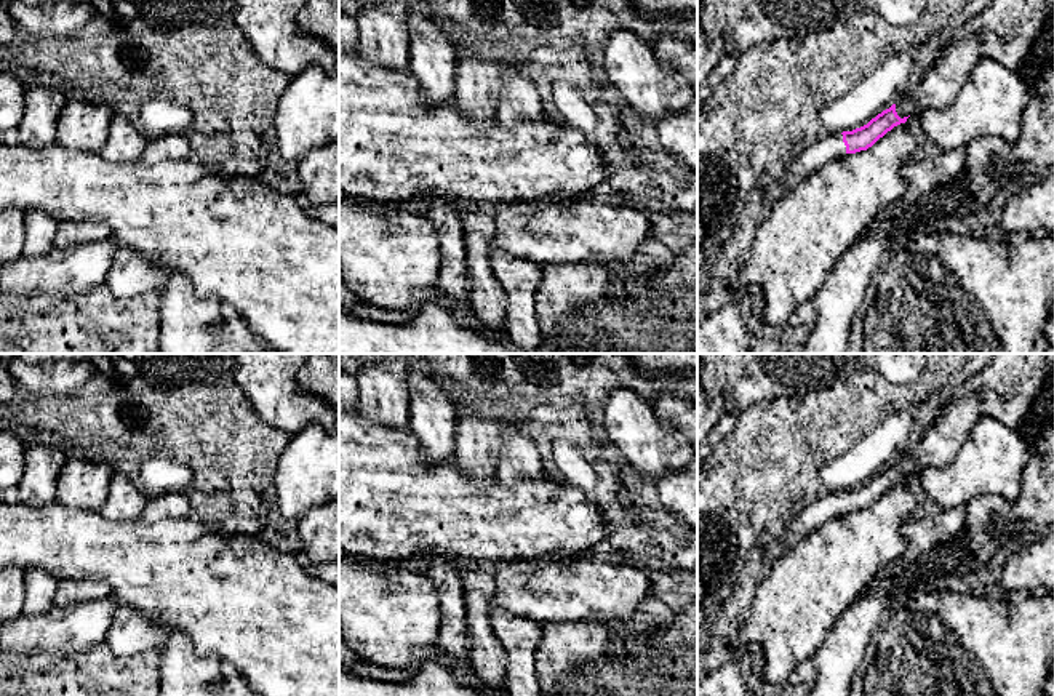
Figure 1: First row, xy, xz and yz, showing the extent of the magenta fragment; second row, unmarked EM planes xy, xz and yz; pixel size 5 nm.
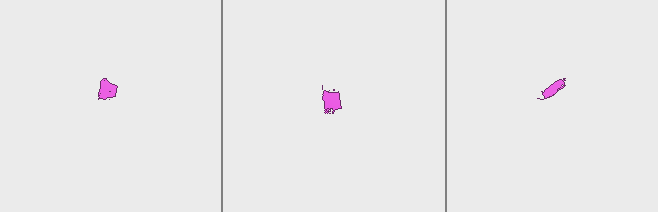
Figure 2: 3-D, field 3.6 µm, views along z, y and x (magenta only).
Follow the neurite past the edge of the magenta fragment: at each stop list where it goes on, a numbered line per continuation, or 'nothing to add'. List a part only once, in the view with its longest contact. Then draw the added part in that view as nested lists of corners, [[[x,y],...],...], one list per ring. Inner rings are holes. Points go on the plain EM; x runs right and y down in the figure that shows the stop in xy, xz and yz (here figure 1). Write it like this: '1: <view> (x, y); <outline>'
1: yz (939, 445); [[[979,394],[966,395],[952,405],[920,442],[897,458],[897,474],[904,477],[924,467],[947,467],[969,437],[976,421],[982,416],[980,406]]]
2: yz (829, 506); [[[830,491],[803,507],[785,530],[781,541],[765,544],[761,549],[763,565],[773,563],[777,557],[793,547],[795,542],[806,538],[827,520],[846,515],[846,504],[841,491]]]

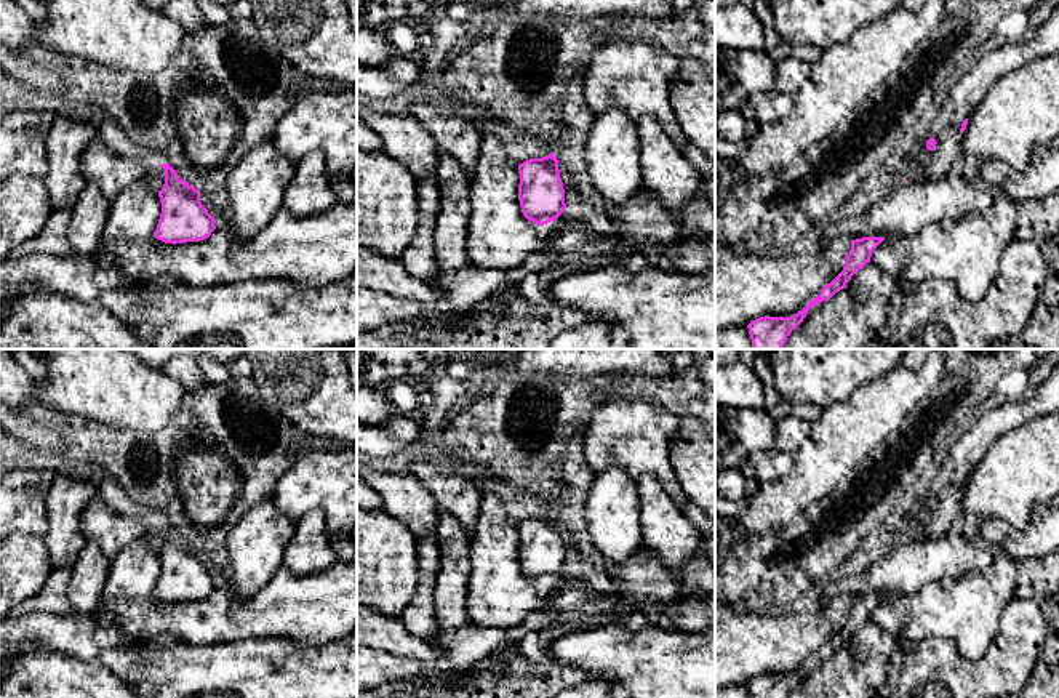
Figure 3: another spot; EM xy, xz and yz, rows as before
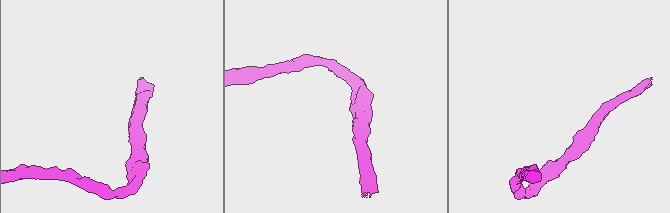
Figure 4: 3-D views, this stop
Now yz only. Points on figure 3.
nothing to add

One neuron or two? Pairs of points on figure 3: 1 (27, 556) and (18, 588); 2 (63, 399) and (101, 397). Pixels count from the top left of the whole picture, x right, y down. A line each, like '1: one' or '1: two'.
1: one
2: one

